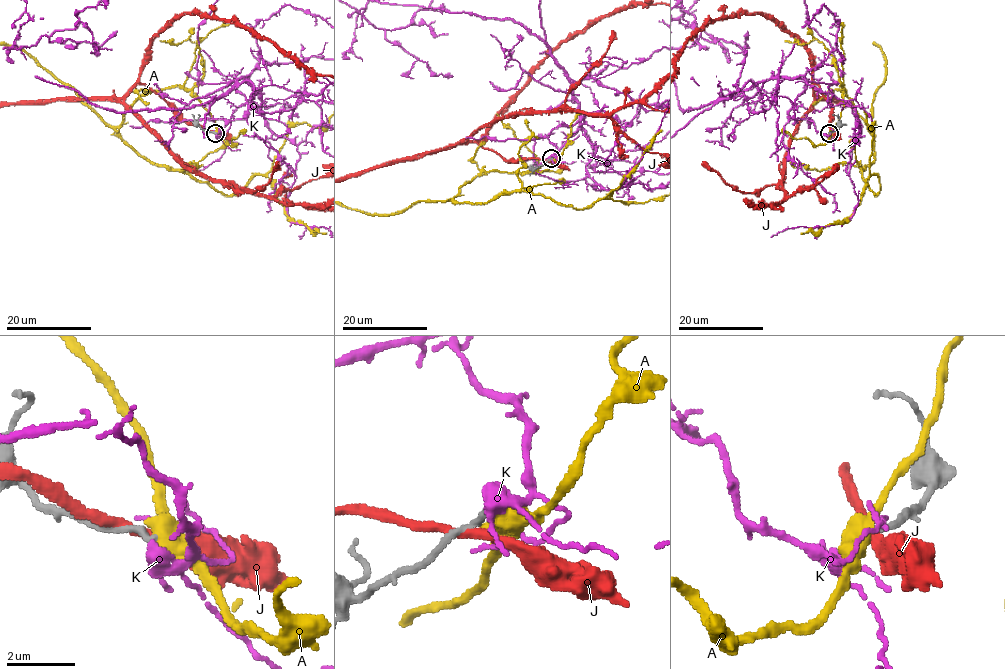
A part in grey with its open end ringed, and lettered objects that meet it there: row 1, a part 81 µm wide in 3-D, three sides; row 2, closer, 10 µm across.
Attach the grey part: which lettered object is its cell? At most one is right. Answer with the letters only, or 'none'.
none

